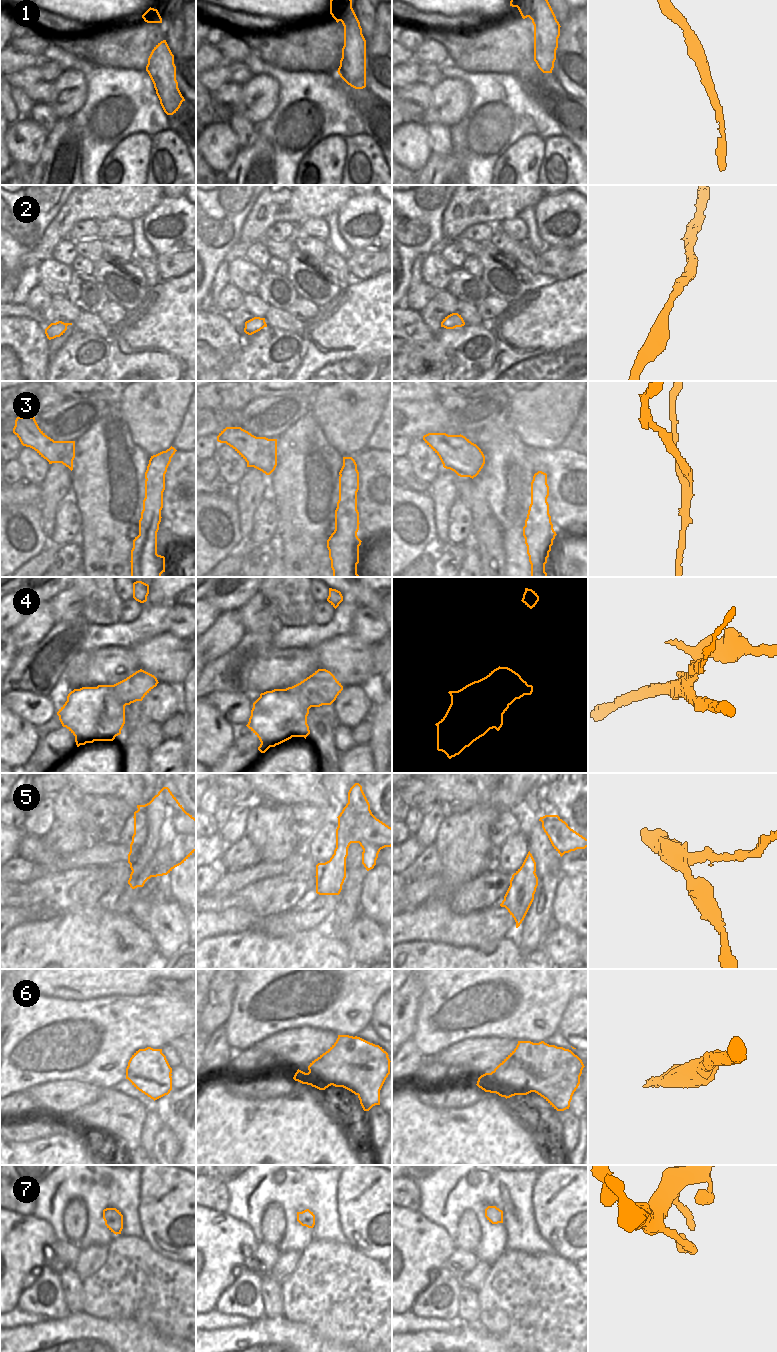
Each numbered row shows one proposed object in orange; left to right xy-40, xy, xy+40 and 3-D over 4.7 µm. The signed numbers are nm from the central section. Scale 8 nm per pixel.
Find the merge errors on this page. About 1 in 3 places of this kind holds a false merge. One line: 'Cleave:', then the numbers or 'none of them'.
Cleave: 3, 4, 5, 6

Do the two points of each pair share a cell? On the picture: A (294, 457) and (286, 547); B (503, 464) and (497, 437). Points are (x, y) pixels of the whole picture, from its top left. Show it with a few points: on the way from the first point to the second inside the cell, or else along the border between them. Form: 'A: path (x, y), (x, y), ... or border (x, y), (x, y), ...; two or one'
A: path (294, 479), (294, 525); one
B: path (503, 457), (503, 450), (499, 444); one

